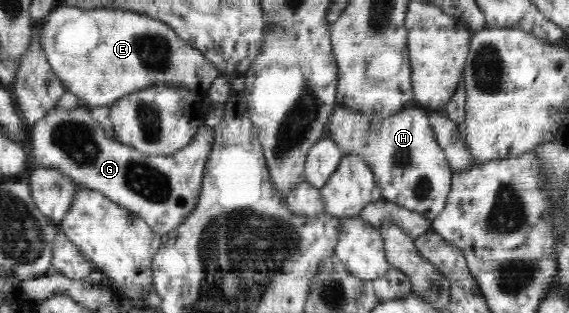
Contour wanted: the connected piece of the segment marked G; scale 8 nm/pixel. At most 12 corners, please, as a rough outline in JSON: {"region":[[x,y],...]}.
{"region":[[51,108],[29,138],[156,234],[195,209],[215,132],[148,156],[91,111]]}

